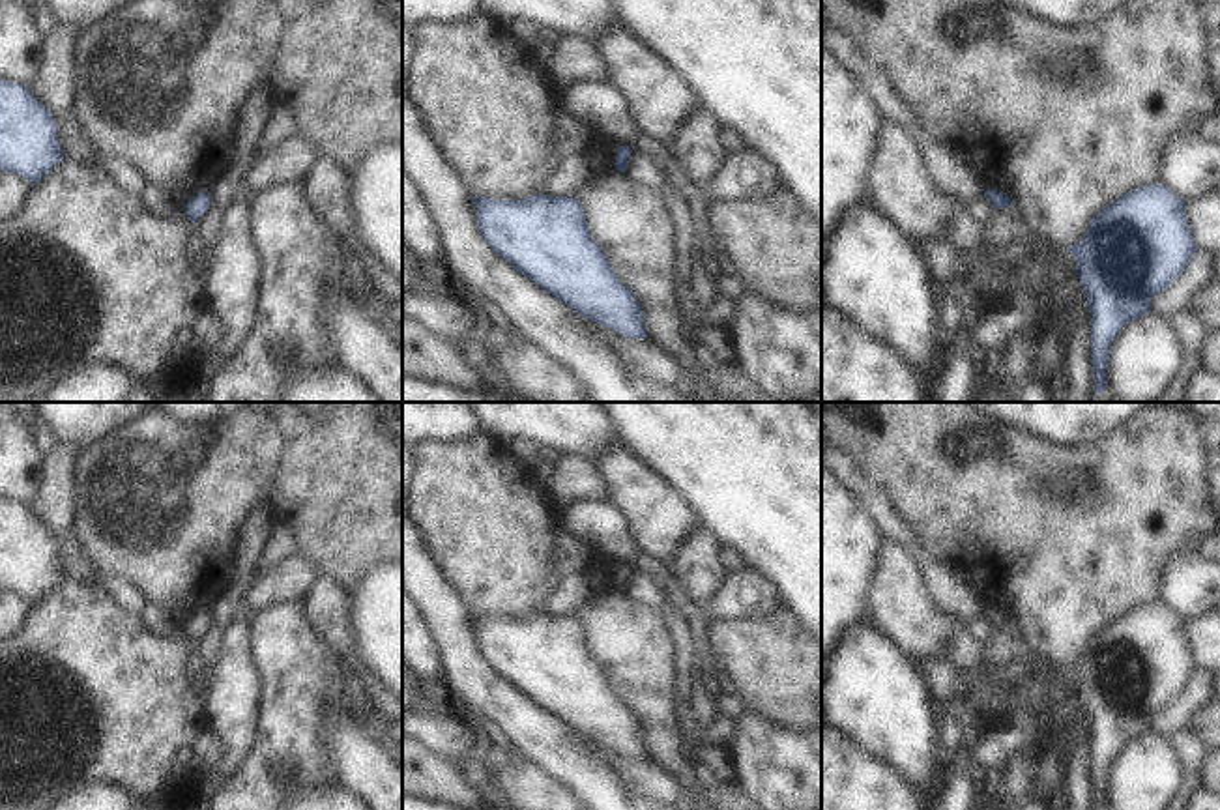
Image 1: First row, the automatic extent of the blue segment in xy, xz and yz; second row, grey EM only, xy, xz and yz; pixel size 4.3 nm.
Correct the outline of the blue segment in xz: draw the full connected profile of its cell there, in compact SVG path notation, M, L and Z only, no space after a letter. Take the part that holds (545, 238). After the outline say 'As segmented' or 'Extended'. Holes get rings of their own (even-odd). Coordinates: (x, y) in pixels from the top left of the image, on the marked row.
M546 193L522 200L470 196L483 239L518 273L582 318L621 337L647 339L642 303L617 279L601 245L591 238L584 208L576 198L548 196Z. As segmented

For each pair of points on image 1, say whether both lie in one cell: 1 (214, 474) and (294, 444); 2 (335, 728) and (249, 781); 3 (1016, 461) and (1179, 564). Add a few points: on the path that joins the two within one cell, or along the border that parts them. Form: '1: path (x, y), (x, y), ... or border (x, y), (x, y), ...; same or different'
1: border (274, 421), (283, 436); different
2: border (343, 698), (326, 708), (320, 734), (337, 777); different
3: border (1181, 549), (1164, 564), (1159, 599); different

